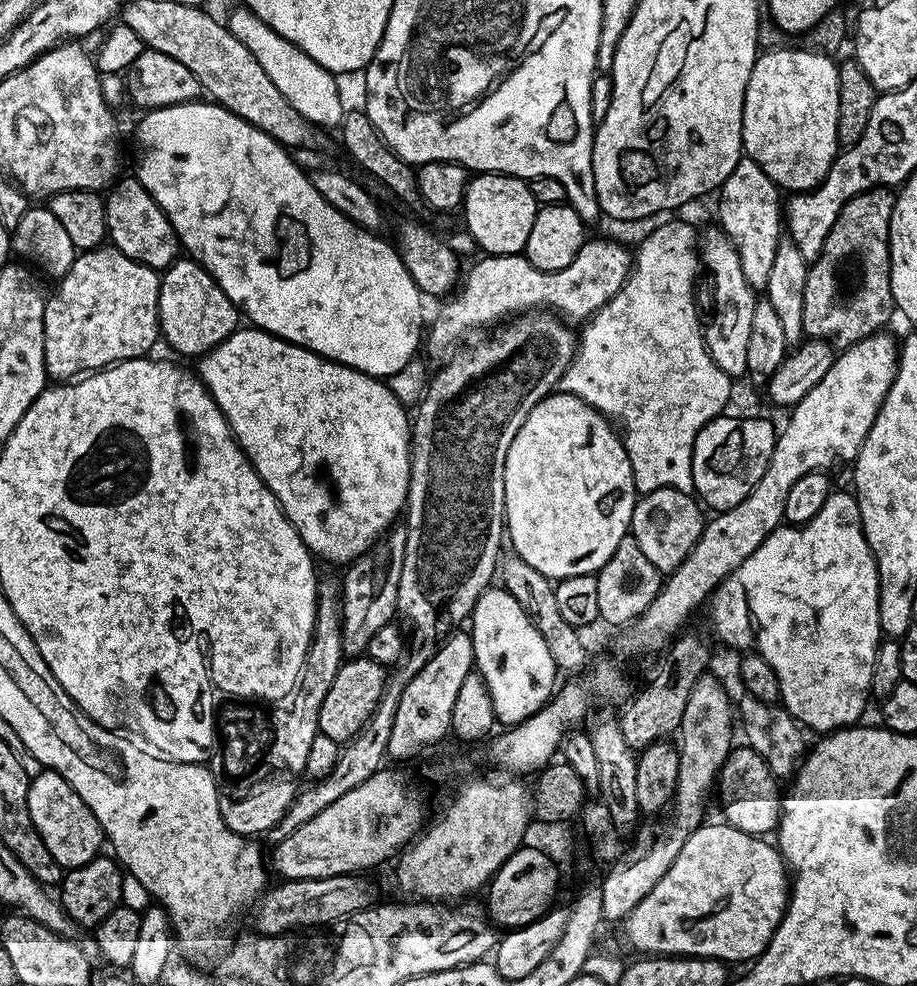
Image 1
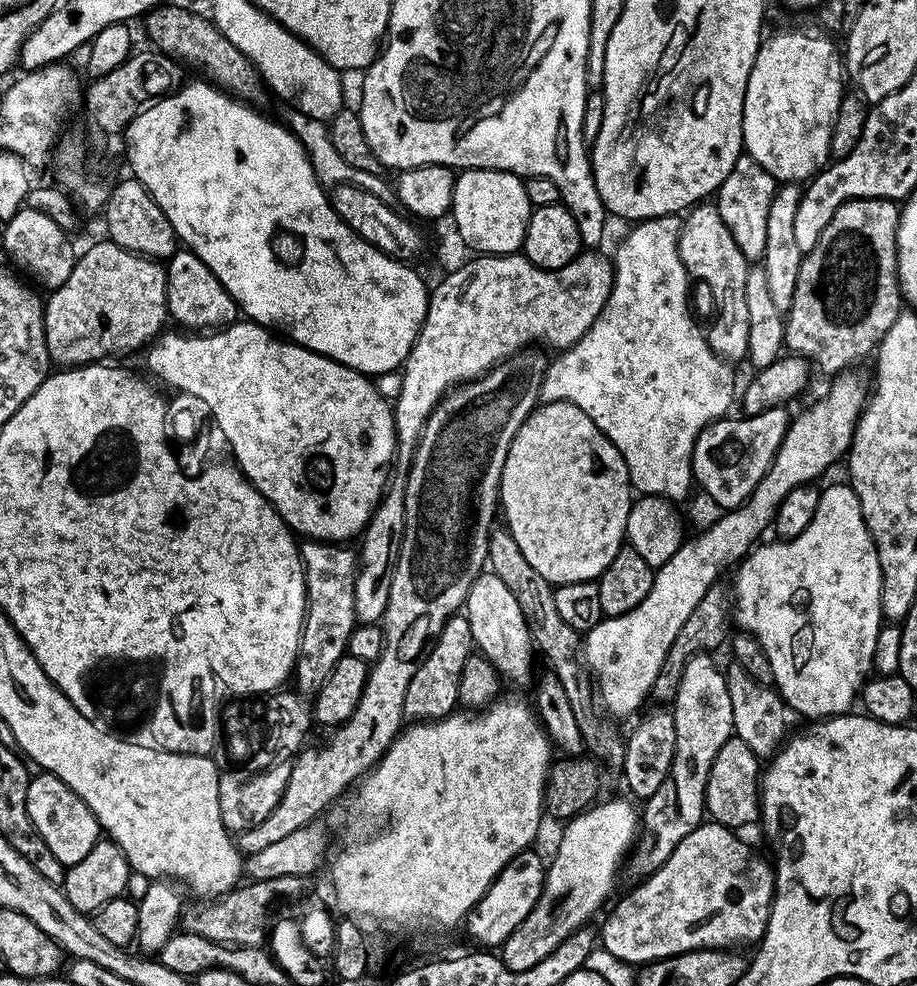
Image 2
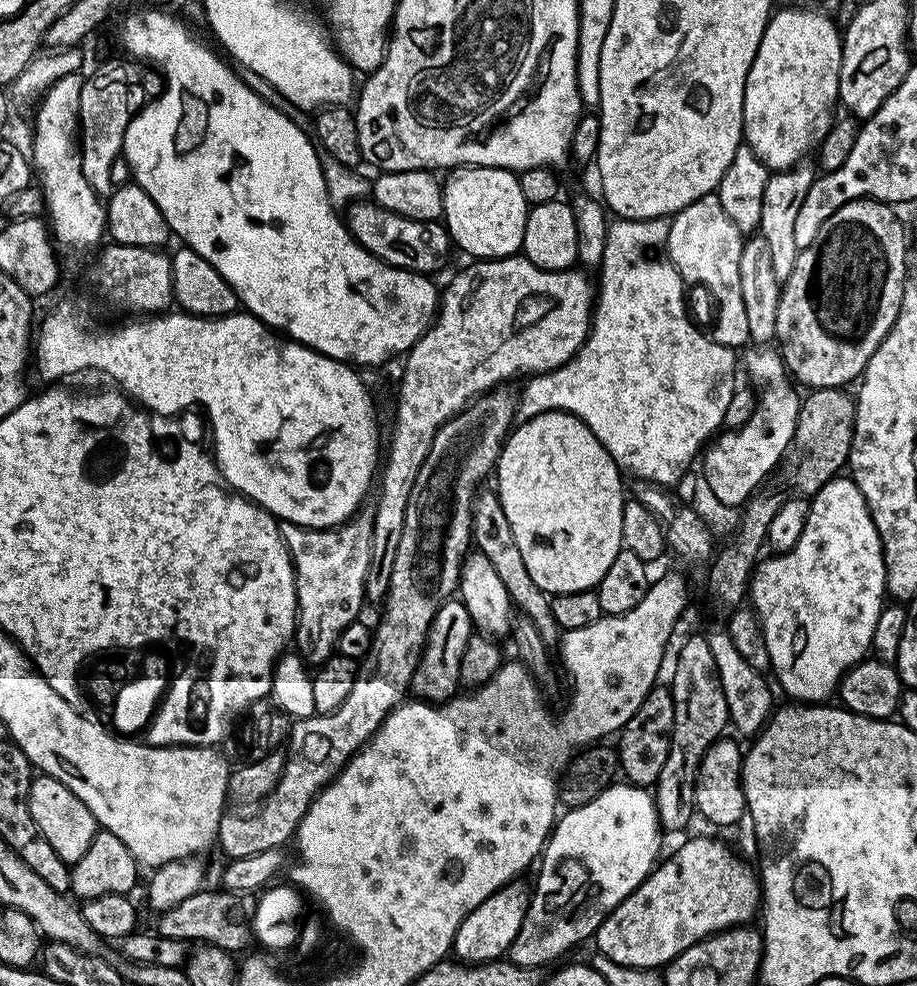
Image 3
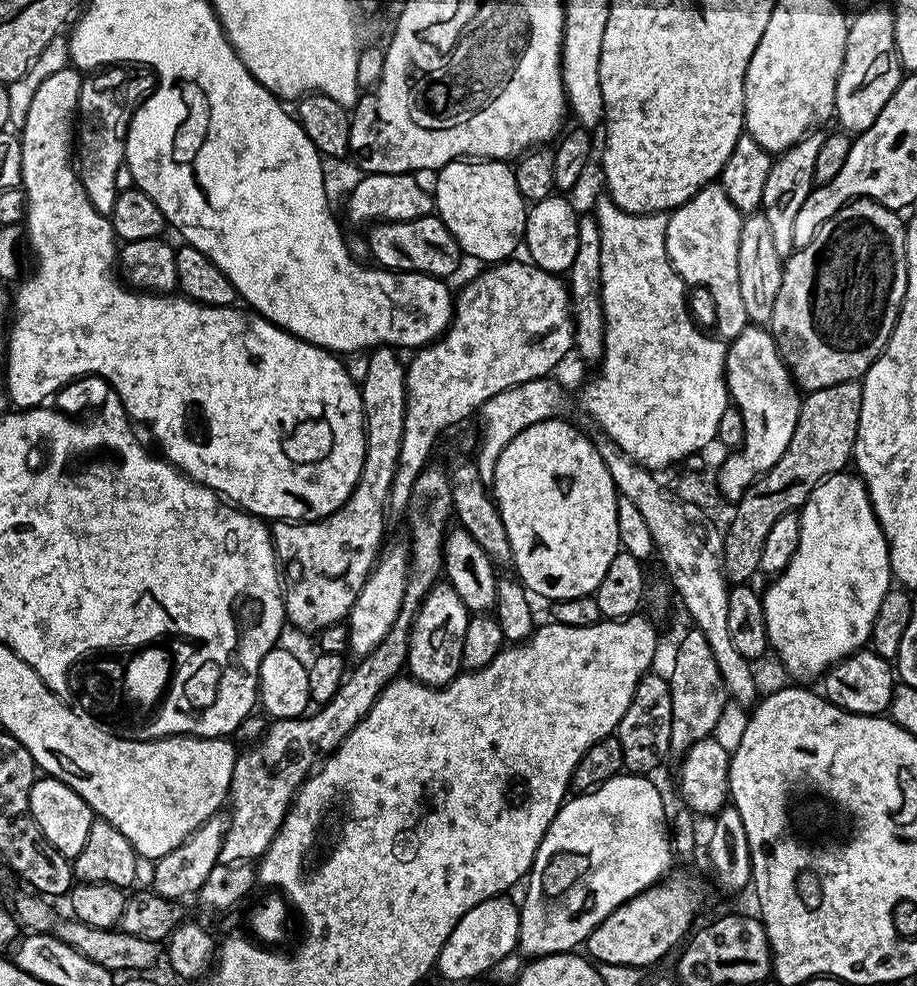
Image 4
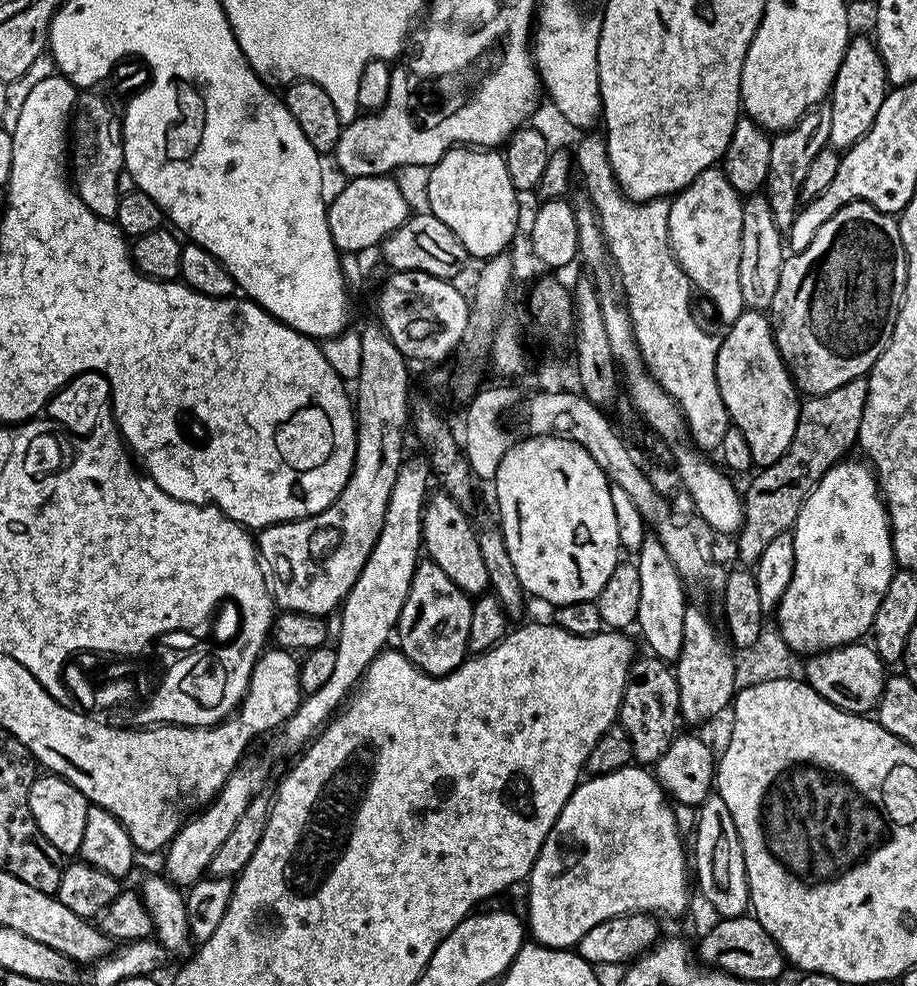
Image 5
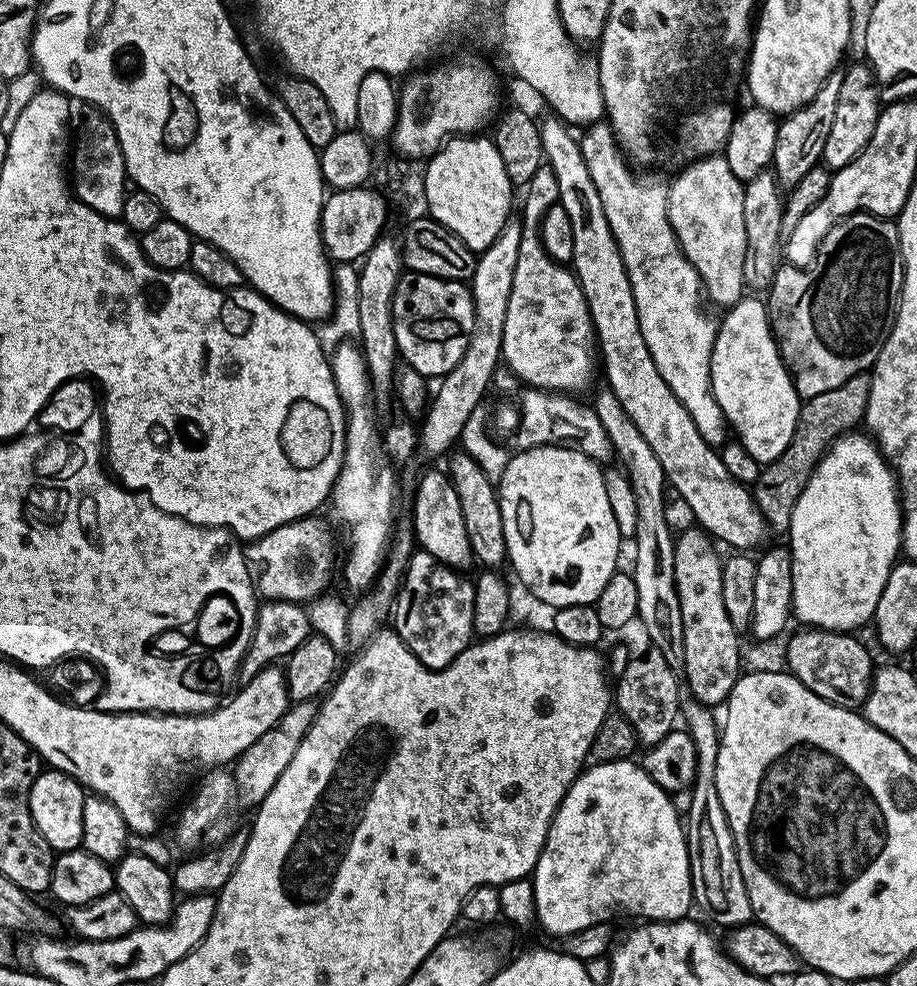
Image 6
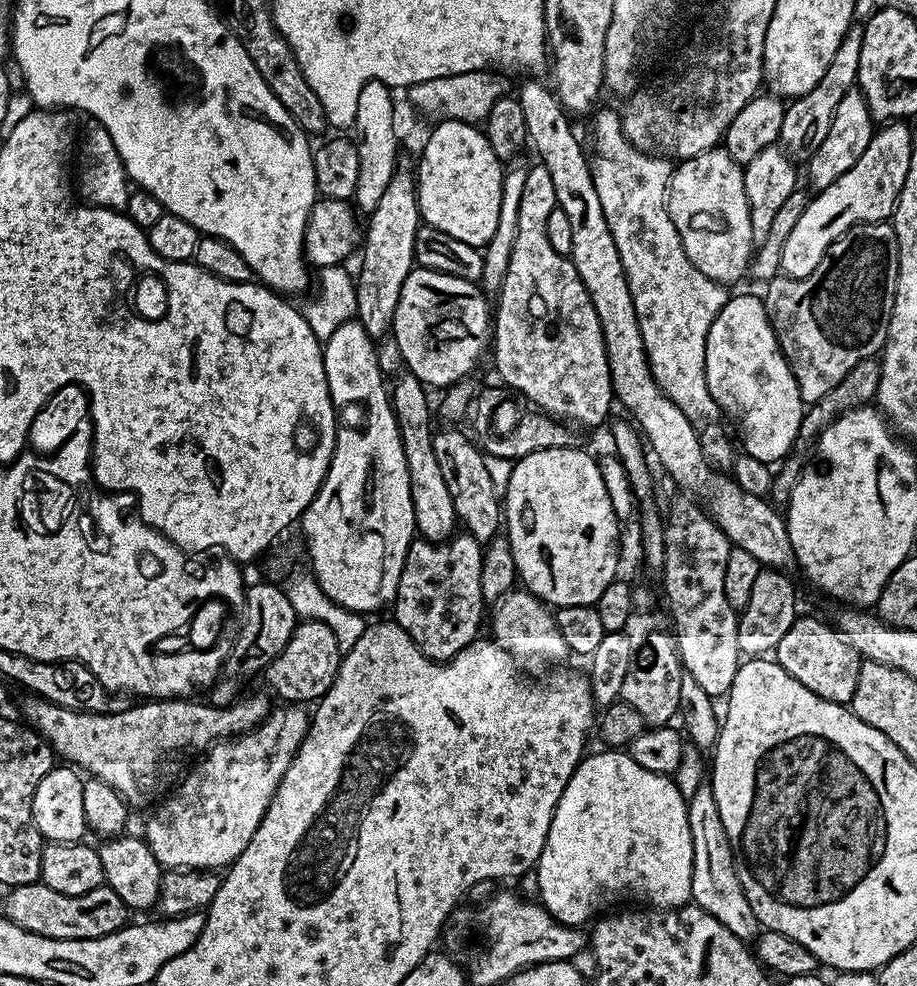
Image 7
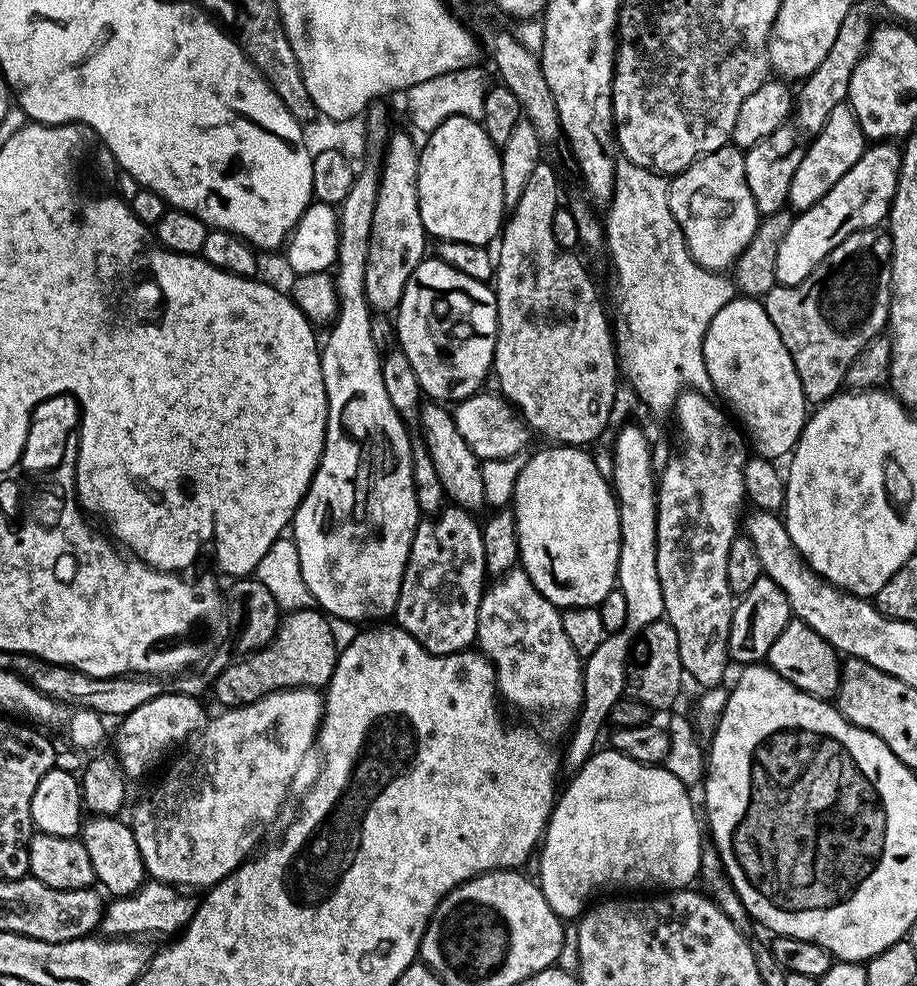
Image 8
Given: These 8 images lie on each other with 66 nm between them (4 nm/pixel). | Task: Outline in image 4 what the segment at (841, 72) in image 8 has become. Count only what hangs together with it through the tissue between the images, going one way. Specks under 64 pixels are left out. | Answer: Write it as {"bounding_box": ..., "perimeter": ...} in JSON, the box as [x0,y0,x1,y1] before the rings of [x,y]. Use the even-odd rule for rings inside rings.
{"bounding_box":[759,130,825,258],"perimeter":[[[813,130],[804,135],[797,144],[790,146],[773,159],[770,174],[766,174],[766,186],[762,190],[762,202],[759,211],[766,218],[770,226],[774,247],[782,258],[787,258],[794,251],[794,217],[802,210],[806,198],[810,198],[816,184],[814,165],[818,158],[825,133]]]}

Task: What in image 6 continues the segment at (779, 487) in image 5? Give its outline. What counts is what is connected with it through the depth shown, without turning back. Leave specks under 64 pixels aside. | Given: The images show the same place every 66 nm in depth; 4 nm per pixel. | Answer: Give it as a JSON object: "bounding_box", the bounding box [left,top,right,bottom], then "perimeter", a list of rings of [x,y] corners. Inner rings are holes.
{"bounding_box":[752,372,871,533],"perimeter":[[[859,372],[846,378],[842,386],[834,386],[834,390],[826,390],[826,394],[818,394],[801,403],[790,446],[786,446],[786,450],[782,450],[778,458],[761,467],[760,476],[752,488],[753,500],[773,533],[787,533],[794,506],[801,497],[810,474],[816,469],[816,463],[824,457],[828,447],[863,421],[871,385],[871,375],[868,372]]]}

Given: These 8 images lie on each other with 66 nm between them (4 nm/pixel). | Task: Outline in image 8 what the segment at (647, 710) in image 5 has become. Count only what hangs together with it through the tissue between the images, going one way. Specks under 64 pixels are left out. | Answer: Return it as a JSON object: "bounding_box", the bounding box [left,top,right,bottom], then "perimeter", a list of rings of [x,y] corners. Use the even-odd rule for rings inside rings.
{"bounding_box":[625,618,686,710],"perimeter":[[[664,618],[654,621],[652,625],[646,625],[631,641],[628,668],[625,670],[625,693],[631,699],[642,702],[649,710],[668,708],[679,698],[680,683],[683,680],[686,680],[686,673],[682,666],[682,658],[678,654],[678,634],[674,634],[674,626],[670,626]]]}

